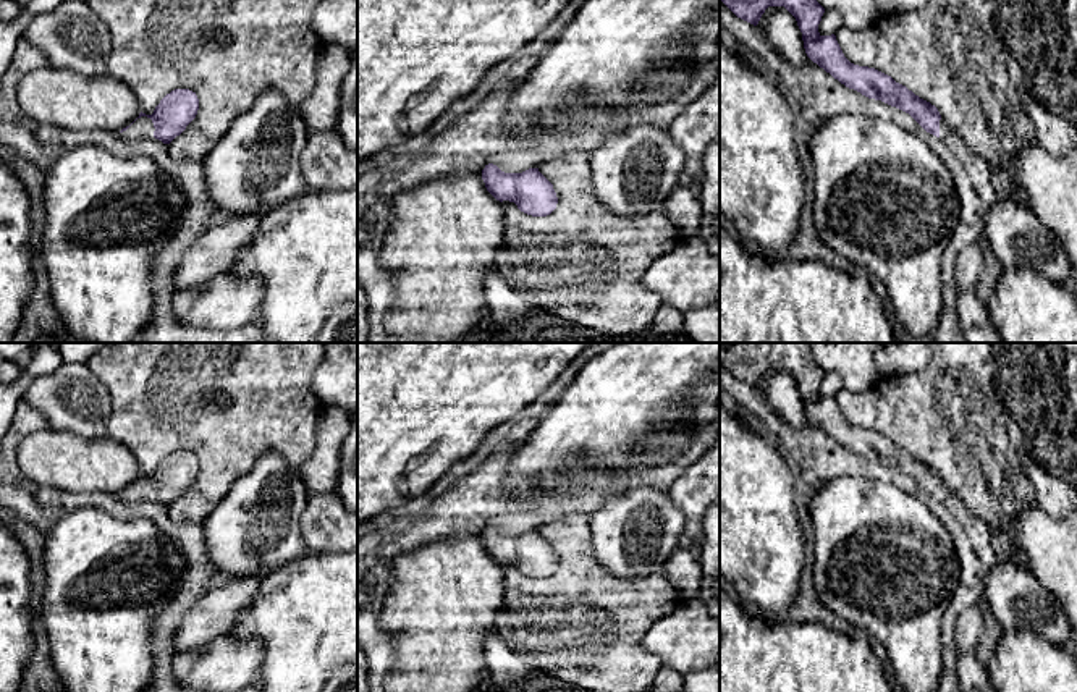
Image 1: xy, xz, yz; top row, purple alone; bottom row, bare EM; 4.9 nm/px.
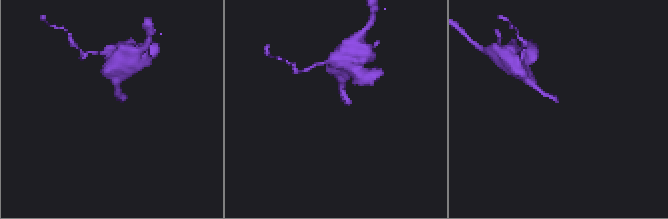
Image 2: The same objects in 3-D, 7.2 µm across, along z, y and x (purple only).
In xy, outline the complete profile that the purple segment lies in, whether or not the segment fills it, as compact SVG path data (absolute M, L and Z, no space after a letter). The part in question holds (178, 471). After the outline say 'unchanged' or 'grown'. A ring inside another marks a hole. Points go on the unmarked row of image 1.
M175 451L160 462L152 477L141 474L120 496L125 503L155 500L170 506L196 480L197 472L199 461L196 454Z; grown

